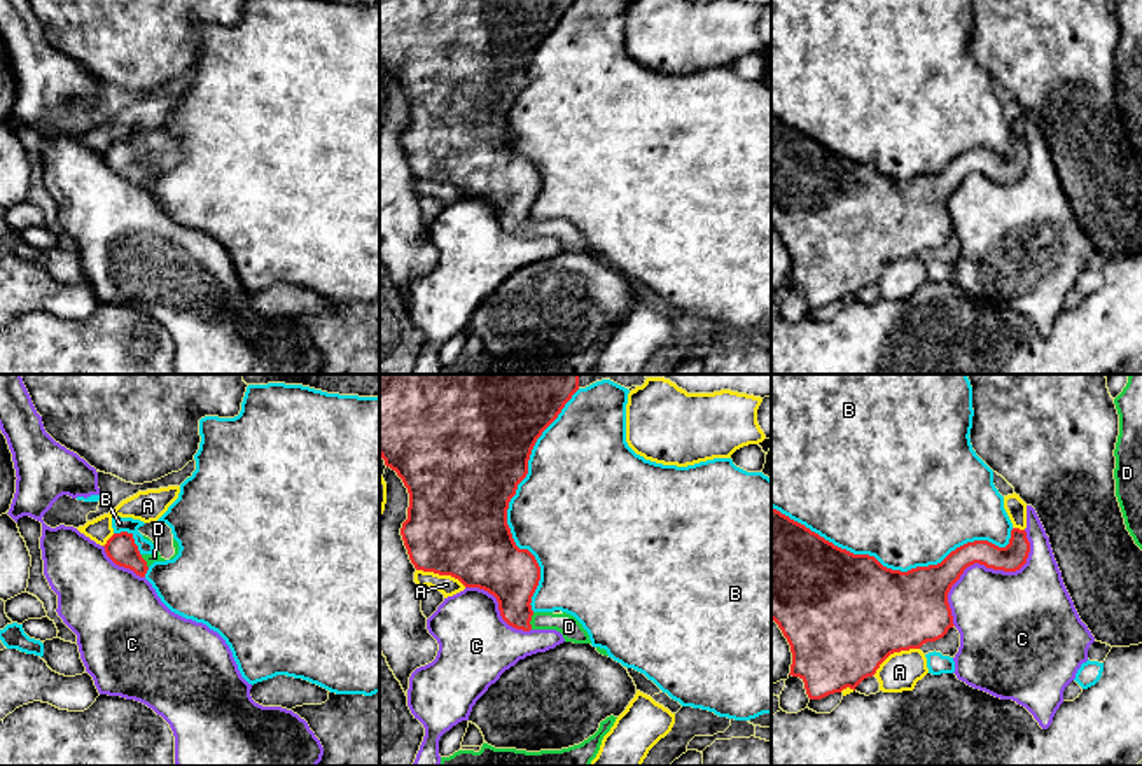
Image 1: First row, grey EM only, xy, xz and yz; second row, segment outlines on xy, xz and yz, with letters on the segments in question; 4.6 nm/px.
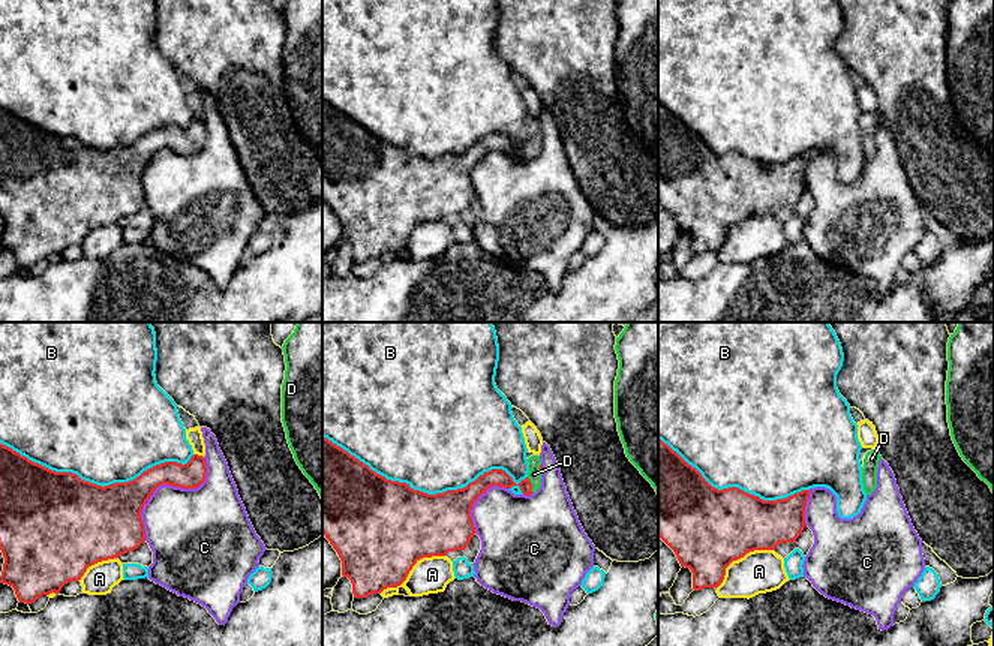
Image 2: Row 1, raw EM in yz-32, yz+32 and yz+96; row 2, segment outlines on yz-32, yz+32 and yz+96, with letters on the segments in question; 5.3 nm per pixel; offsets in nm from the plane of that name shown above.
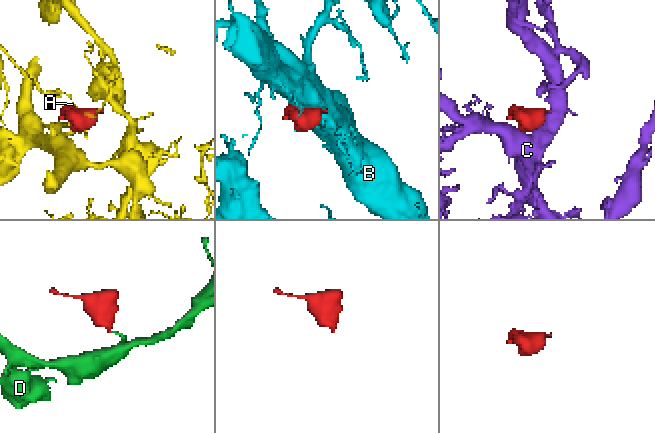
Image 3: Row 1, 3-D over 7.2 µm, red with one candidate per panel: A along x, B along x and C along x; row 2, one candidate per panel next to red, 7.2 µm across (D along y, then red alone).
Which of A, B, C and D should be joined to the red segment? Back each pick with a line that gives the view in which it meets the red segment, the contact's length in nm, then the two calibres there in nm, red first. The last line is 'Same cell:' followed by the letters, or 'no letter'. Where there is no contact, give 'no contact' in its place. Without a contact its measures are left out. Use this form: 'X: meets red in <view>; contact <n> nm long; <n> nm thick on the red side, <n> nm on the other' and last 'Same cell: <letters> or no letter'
D: meets red in xz; contact 80 nm long; 260 nm thick on the red side, 100 nm on the other
Same cell: D

